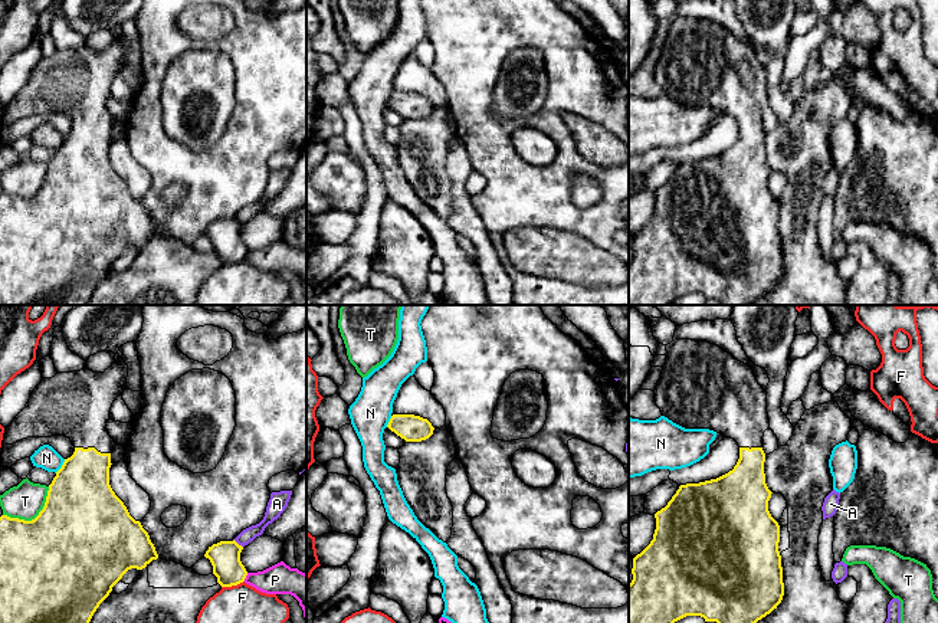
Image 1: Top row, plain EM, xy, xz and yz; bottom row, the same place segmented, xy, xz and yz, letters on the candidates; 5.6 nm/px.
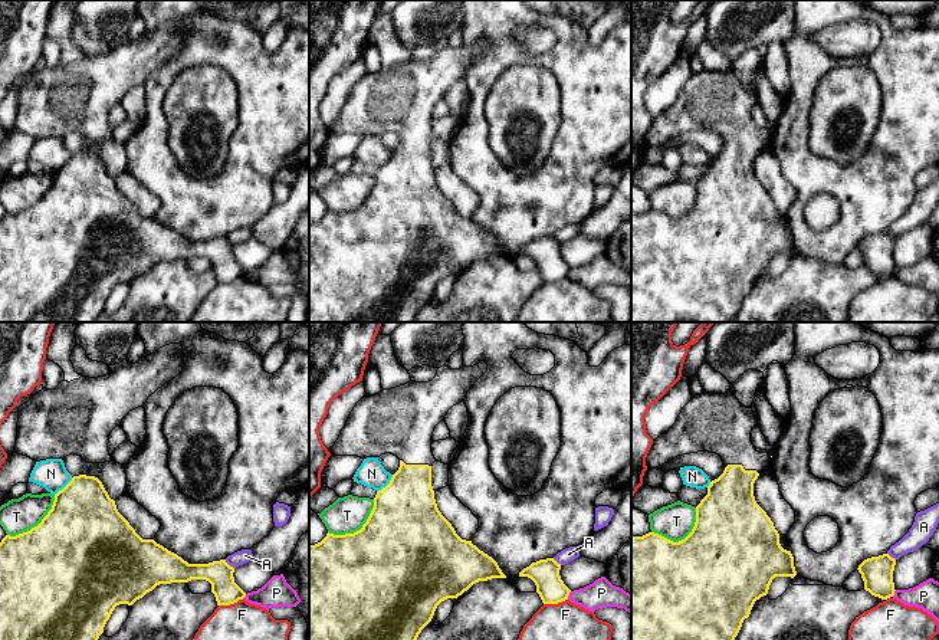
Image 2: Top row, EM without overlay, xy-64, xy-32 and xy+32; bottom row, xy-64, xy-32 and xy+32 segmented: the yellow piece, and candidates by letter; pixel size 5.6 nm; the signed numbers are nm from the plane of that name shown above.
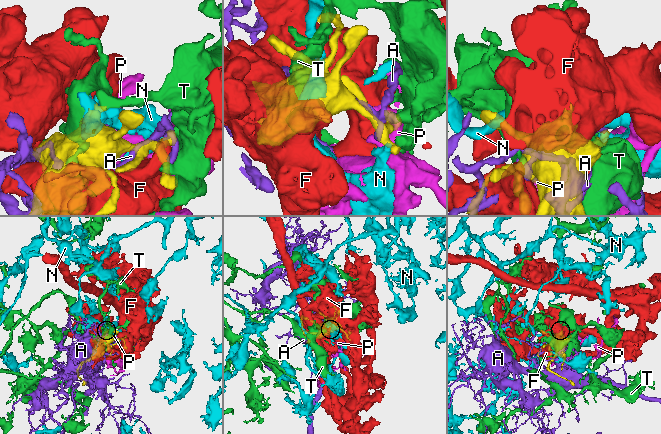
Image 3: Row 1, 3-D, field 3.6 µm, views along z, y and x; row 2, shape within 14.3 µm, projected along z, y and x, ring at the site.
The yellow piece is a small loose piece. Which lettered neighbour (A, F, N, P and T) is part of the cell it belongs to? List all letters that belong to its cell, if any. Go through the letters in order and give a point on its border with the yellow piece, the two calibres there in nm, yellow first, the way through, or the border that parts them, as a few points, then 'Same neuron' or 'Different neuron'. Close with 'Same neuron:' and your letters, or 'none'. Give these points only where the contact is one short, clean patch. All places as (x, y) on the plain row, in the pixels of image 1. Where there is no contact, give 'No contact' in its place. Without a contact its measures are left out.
A: Touches yellow at xy (236, 220). Thickness 170 nm (yellow) against 80 nm. Different neuron
F: Touches yellow at xy (232, 262). Thickness 170 nm (yellow) against 460 nm. Different neuron
N: Touches yellow at xy (62, 144). Thickness 400 nm (yellow) against 130 nm. Different neuron
P: Touches yellow at xy (245, 255). Thickness 170 nm (yellow) against 170 nm. Different neuron
T: Touches yellow at xy (35, 196). Thickness 500 nm (yellow) against 200 nm. Different neuron
Same neuron: none

